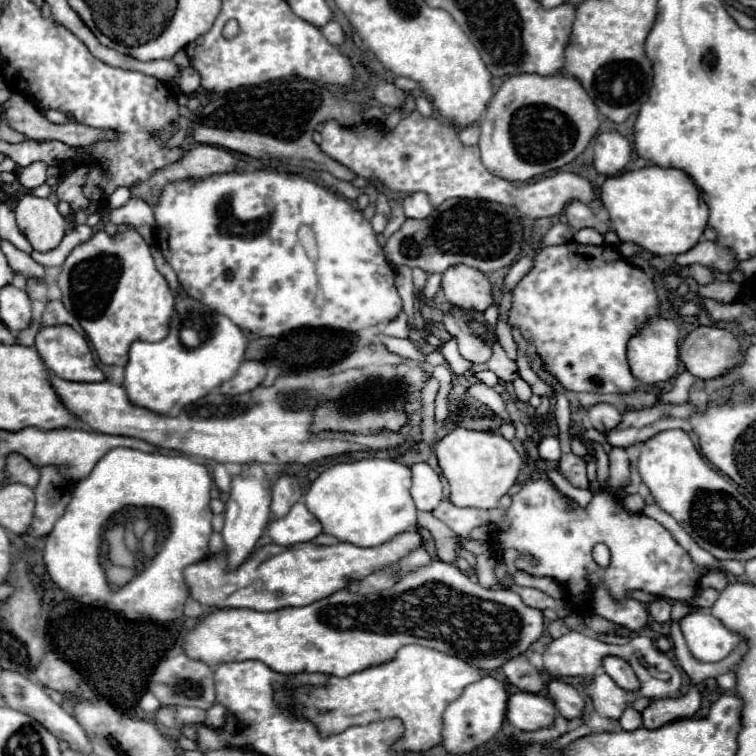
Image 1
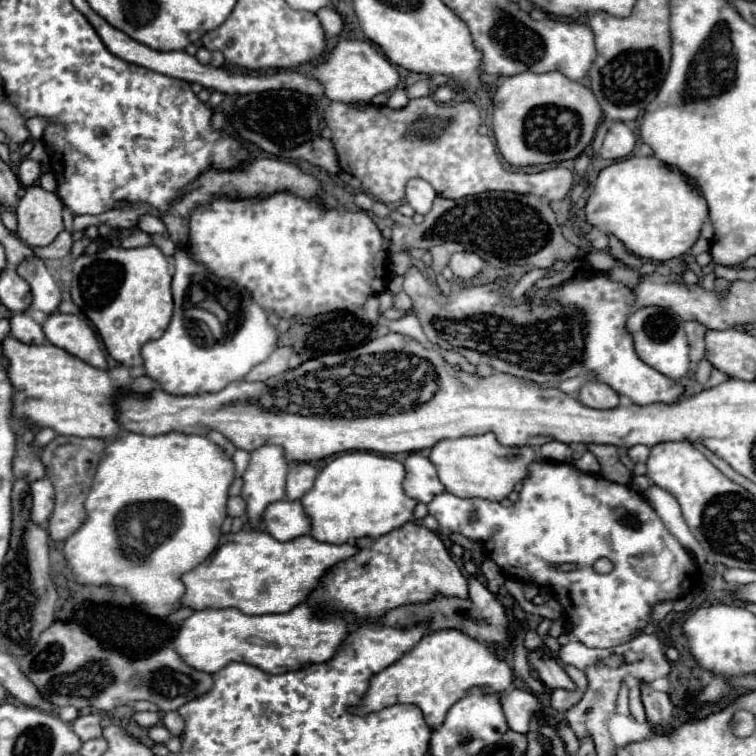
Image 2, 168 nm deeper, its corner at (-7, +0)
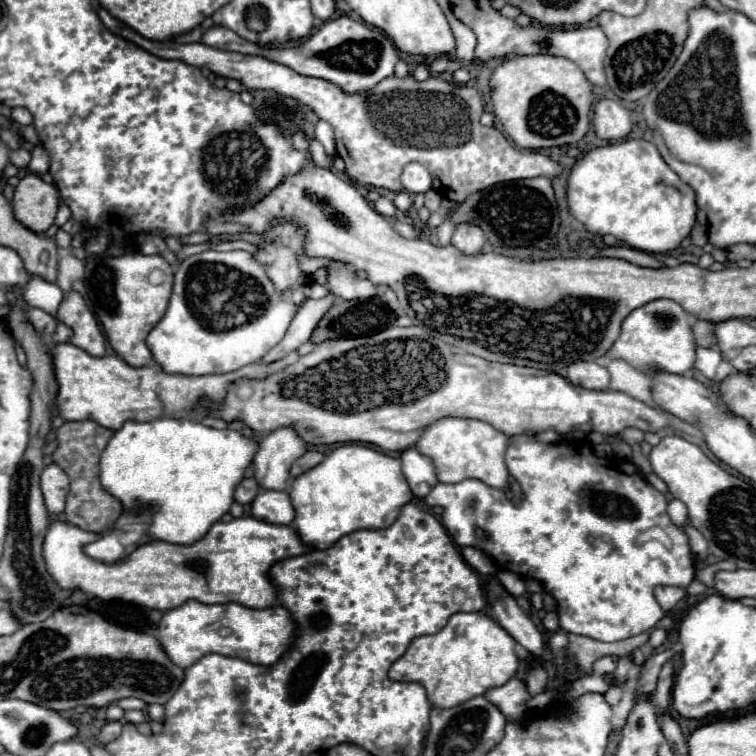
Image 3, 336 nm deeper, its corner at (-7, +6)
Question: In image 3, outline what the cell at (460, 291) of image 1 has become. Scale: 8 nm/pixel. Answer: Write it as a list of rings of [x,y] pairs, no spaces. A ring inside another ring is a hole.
[[[460,224],[460,226],[456,226],[456,232],[452,236],[452,244],[458,250],[462,250],[462,254],[480,254],[482,246],[486,244],[486,238],[478,226]]]

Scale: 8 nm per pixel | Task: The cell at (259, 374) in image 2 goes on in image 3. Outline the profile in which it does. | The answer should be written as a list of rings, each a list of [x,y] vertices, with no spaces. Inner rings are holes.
[[[330,294],[322,300],[304,300],[304,304],[300,306],[300,310],[296,312],[286,336],[282,338],[282,342],[278,346],[274,346],[264,358],[262,362],[270,364],[270,362],[278,362],[282,360],[286,354],[294,352],[300,344],[308,342],[312,330],[316,328],[316,324],[320,322],[320,318],[328,312],[328,308],[336,302],[336,296]]]

